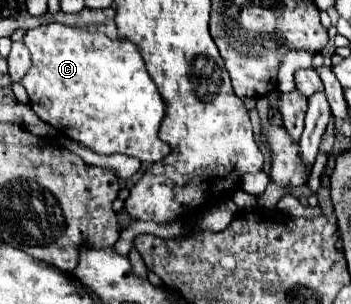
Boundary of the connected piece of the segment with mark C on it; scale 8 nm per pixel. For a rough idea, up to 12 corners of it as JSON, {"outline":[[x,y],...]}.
{"outline":[[25,31],[31,109],[155,163],[165,101],[131,41]]}

